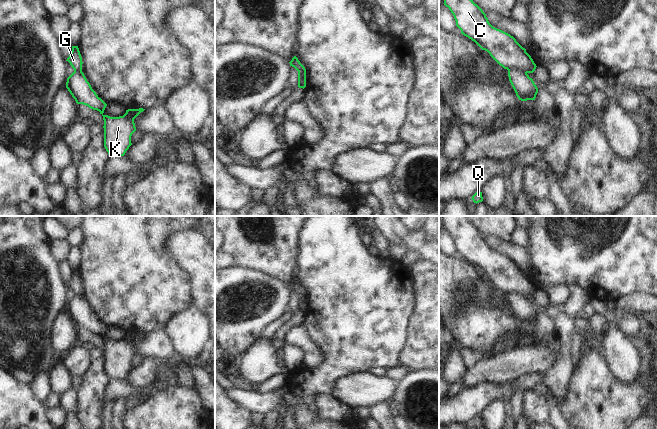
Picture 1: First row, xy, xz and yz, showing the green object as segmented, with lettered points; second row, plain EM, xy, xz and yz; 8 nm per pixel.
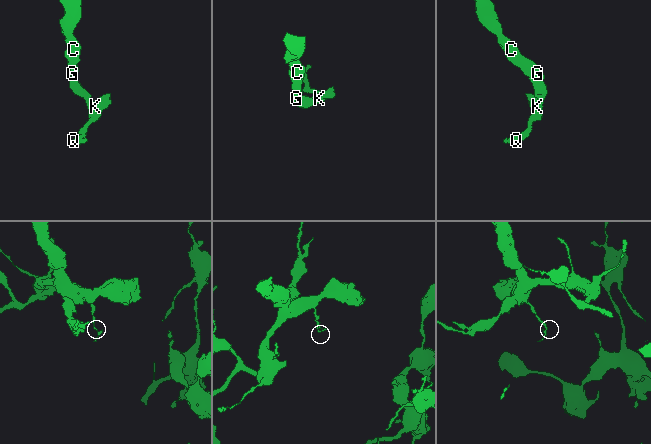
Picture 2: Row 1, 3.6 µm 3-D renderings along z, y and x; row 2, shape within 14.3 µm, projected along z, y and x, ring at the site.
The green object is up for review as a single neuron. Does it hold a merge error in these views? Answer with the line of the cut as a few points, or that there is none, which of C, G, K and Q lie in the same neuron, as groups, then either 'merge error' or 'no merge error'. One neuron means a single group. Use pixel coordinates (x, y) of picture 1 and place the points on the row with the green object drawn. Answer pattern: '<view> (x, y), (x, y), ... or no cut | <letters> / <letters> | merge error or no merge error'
yz (508, 69), (522, 69), (527, 72) | C G / K Q | merge error

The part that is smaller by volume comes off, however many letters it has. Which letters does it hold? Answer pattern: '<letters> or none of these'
K, Q

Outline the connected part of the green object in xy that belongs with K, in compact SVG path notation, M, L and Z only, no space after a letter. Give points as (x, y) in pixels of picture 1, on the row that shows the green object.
M74 70L67 78L66 88L77 104L97 110L104 120L104 147L110 156L124 156L132 145L131 136L136 131L134 119L145 109L128 109L123 116L104 115L107 104L98 97L84 73Z

